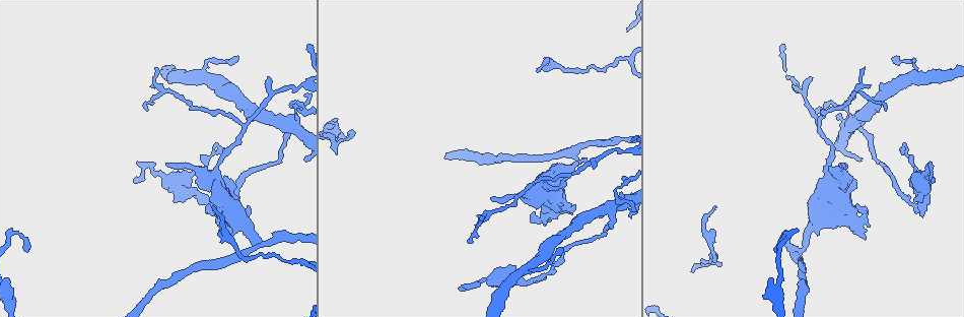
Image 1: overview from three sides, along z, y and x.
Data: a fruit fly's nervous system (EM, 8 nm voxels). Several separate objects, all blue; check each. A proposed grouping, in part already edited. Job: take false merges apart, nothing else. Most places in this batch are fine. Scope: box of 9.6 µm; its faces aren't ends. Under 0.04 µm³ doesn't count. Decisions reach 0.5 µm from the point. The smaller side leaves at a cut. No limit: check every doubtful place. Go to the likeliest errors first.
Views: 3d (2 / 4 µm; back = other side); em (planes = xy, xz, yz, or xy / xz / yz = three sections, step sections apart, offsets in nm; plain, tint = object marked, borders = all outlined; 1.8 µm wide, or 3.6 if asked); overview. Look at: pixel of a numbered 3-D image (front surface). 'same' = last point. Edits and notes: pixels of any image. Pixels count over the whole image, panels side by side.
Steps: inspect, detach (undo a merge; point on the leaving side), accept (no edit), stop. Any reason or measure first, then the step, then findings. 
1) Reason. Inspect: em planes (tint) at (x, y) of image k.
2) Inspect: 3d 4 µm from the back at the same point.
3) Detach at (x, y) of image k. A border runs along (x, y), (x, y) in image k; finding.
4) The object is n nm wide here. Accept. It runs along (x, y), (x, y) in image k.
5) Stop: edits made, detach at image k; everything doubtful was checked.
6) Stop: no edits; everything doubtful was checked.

Small branch off a trunk. Inspect: 3d 2 µm at (855, 125) of image 1.

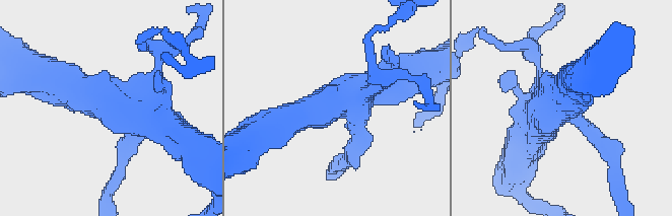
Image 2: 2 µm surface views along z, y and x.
4 arms meet here; now the EM. Inspect: em xz step 16 (tint) at (564, 110) of image 2.

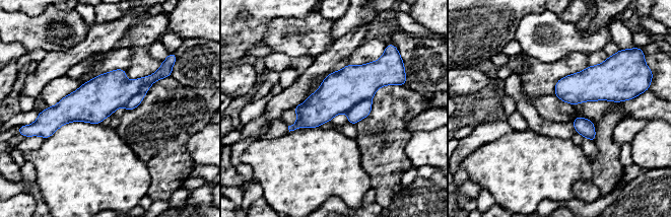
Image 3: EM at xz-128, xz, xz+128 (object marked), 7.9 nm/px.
Another direction. Inspect: em planes (tint) at the same point.

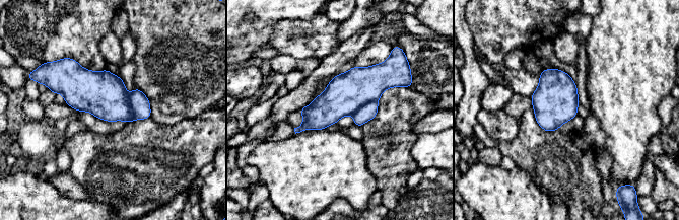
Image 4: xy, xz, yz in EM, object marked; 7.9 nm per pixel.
Detach at (368, 112) of image 4. A border runs along (377, 101), (364, 103), (352, 114) in image 4; a second neuron is stuck on.

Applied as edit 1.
Redraw. Inspect: overview.

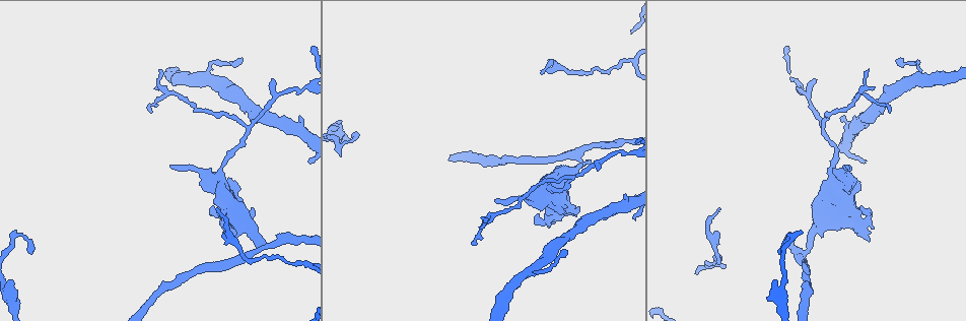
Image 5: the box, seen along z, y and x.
Thick turns thin. Inspect: 3d 4 µm at (256, 252) of image 5.

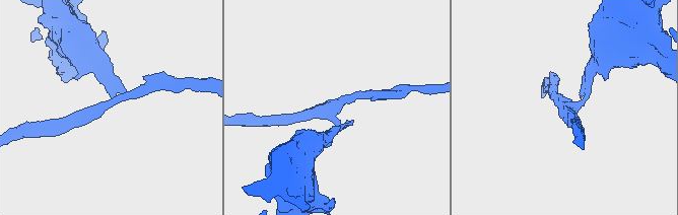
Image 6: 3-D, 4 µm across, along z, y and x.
Shape alone is not enough. Inspect: em yz step 8 (plain) at (110, 101) of image 6.

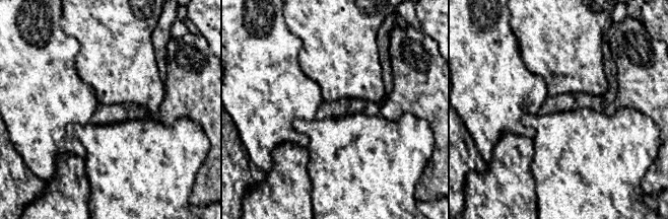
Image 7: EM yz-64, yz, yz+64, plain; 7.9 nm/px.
Where the object lies. Inspect: em yz step 8 (tint) at the same point.

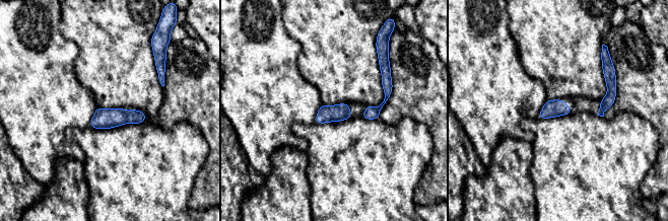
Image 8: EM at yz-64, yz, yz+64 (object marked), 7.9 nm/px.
Accept. It runs along (143, 118), (104, 118), (92, 124) in image 8; one neuron here.

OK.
Stop: edits made, detach at image 4; everything doubtful was checked.

